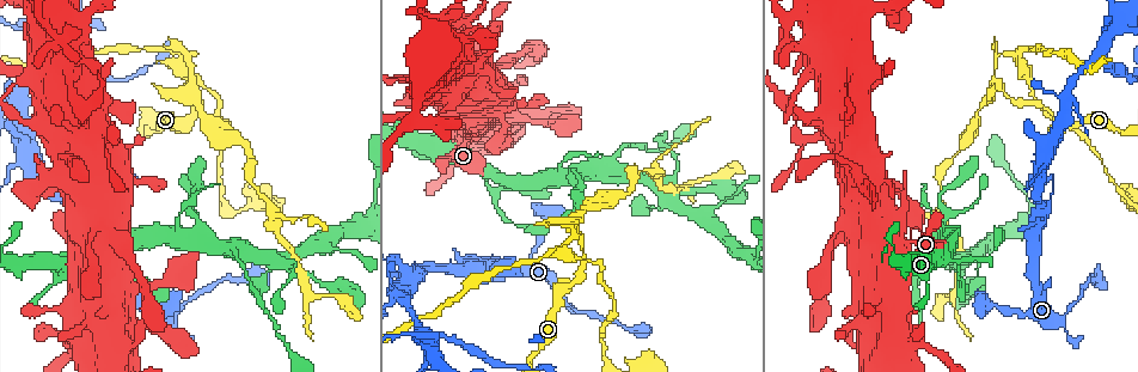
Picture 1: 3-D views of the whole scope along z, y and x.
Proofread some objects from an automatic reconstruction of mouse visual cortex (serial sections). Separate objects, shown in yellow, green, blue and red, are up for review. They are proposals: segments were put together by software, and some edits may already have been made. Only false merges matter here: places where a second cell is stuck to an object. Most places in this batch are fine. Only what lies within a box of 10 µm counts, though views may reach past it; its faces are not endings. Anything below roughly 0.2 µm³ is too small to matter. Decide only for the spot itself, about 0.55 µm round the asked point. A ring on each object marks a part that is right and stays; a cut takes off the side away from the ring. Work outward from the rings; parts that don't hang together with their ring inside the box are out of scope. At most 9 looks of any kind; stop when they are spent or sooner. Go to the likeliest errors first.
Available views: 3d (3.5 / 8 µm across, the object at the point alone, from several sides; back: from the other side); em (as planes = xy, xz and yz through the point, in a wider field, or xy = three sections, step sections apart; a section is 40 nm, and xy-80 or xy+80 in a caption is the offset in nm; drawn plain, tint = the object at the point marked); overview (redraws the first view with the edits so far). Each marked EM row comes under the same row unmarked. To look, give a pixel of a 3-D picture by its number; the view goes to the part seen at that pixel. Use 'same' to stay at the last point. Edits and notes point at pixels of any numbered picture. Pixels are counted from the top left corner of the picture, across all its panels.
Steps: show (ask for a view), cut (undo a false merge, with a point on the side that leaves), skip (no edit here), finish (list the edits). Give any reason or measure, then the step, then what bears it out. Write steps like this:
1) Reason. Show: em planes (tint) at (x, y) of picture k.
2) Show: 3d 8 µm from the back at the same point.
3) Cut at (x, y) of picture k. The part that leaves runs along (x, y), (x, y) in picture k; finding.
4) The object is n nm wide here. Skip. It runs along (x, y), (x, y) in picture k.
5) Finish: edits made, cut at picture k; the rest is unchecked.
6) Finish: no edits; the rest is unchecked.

Two arms in line, one across. Show: 3d 3.5 µm from the back at (609, 171) of picture 1.

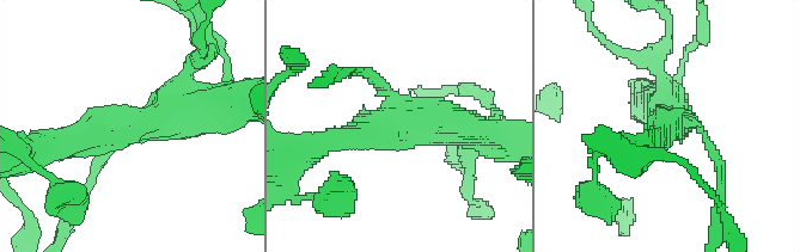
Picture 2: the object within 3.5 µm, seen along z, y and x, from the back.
3 arms meet here; the arms are 150, 350, 450 nm wide; now the EM. Show: em xy step 2 (tint) at (131, 123) of picture 2.

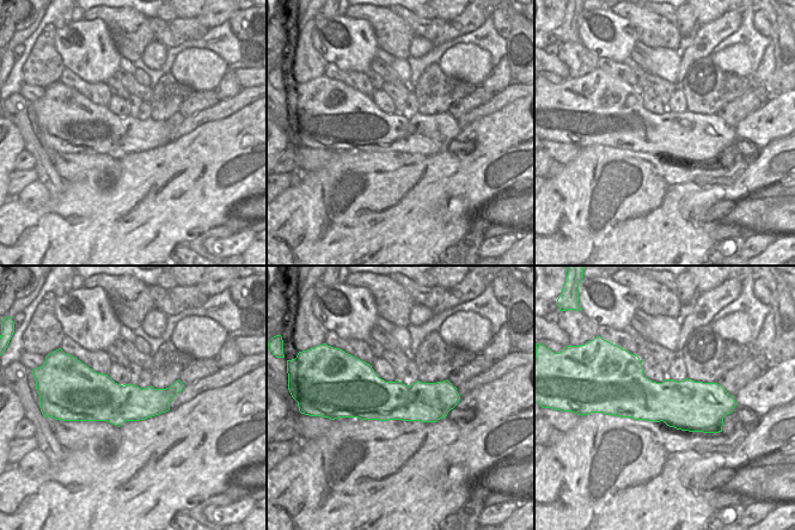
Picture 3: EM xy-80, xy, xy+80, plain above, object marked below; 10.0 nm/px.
Skip. It runs along (207, 100), (63, 145) in picture 2; one cell here.

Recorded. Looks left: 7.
Calibre changes. Show: 3d 3.5 µm from the back at (1048, 156) of picture 1.

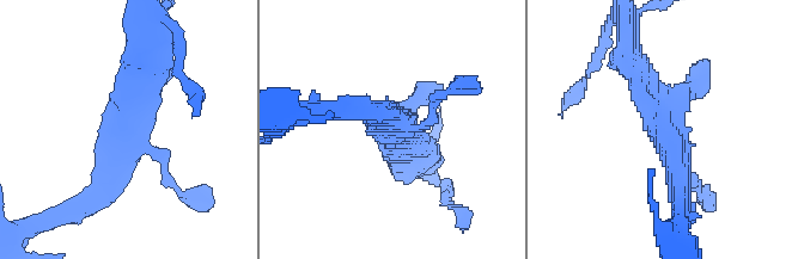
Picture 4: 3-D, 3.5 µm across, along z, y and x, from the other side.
Show: em xy step 2 (tint) at (129, 126) of picture 4.

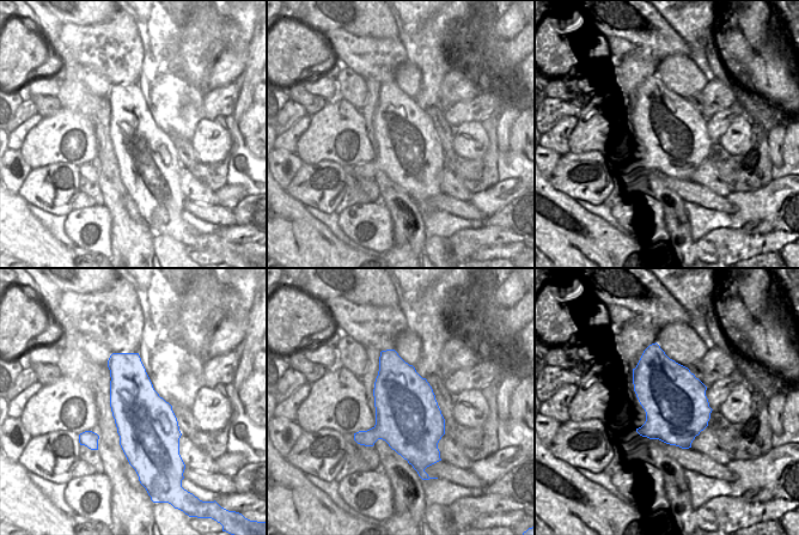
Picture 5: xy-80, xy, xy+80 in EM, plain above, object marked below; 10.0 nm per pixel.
Skip. All the same cell.

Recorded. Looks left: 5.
Three arms meet. Show: 3d 8 µm at (1094, 58) of picture 1.

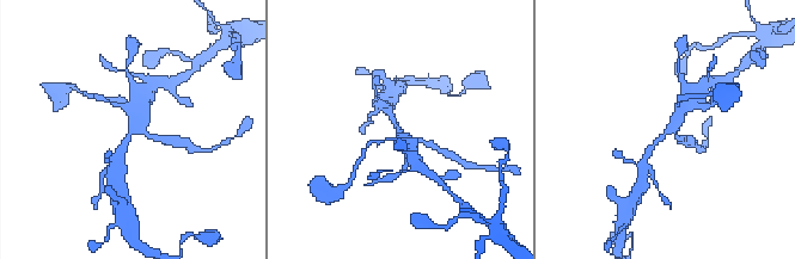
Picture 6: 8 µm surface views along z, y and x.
Shape alone is not enough. Show: em planes (tint) at the same point.

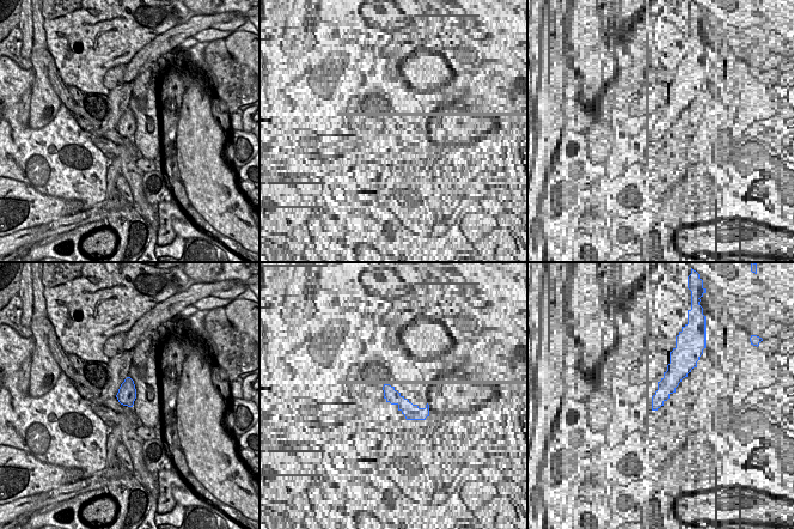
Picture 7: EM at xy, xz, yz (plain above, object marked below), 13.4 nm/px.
Skip. All the same cell.

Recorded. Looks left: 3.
Show: 3d 3.5 µm at (113, 317) of picture 1.

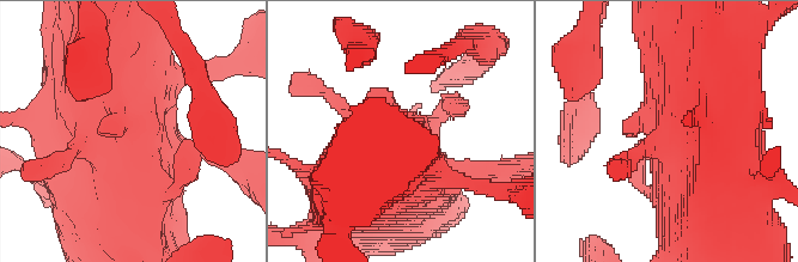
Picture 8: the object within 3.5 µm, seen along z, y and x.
Now the EM. Show: em planes (tint) at (128, 138) of picture 8.

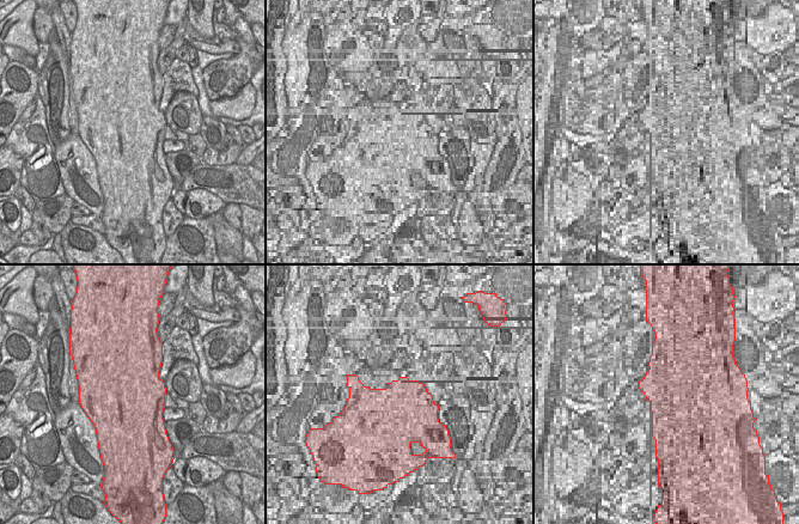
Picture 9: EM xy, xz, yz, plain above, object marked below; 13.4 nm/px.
The object is 1100 nm wide here. Skip. It runs along (706, 58), (722, 208) in picture 8; one cell here.

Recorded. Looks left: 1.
Finish: no edits; the rest is unchecked.

